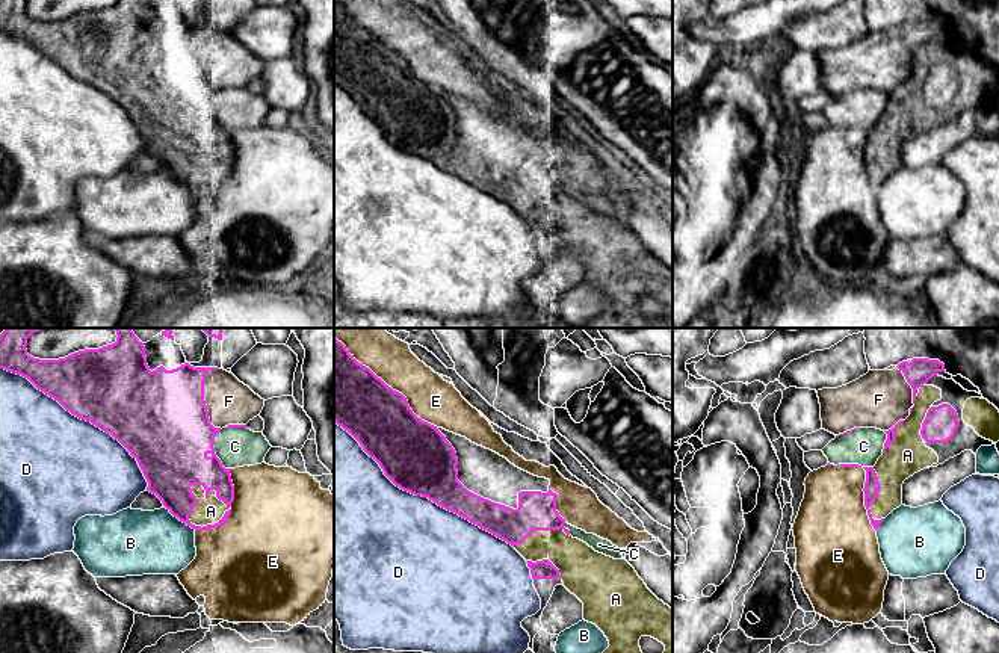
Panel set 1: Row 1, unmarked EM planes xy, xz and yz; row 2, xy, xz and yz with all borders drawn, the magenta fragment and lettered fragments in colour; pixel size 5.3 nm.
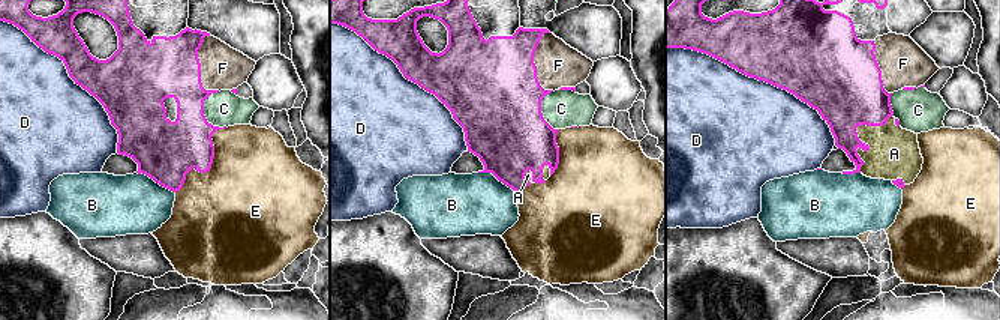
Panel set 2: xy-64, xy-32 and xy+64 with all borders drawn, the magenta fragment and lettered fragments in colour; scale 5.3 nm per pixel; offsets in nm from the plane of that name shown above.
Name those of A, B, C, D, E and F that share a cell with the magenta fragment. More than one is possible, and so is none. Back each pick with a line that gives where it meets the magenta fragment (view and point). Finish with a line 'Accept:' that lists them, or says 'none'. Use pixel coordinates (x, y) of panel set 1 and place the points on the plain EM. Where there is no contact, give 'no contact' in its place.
A: xy (212, 150)
Accept: A

